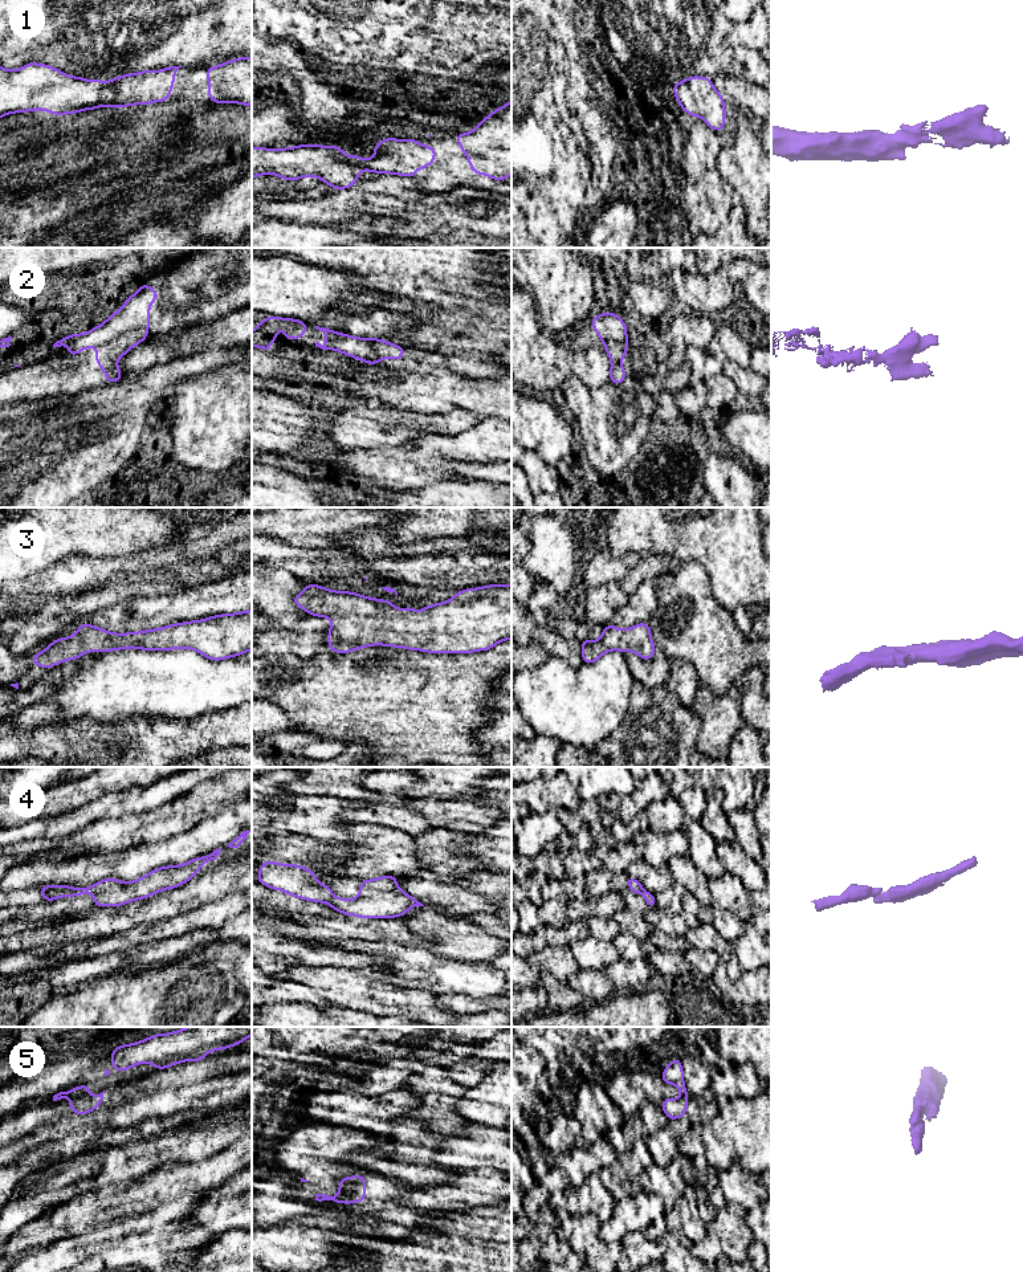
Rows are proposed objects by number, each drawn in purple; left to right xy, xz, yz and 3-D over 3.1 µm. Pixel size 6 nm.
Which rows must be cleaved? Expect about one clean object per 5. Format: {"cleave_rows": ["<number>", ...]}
{"cleave_rows": ["2", "4", "5"]}

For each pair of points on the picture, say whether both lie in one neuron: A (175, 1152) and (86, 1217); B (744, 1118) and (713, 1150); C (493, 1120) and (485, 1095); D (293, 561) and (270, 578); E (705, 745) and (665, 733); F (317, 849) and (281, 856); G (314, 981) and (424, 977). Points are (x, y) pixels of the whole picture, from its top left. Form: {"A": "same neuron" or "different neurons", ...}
{"A": "different neurons", "B": "same neuron", "C": "same neuron", "D": "different neurons", "E": "different neurons", "F": "same neuron", "G": "different neurons"}

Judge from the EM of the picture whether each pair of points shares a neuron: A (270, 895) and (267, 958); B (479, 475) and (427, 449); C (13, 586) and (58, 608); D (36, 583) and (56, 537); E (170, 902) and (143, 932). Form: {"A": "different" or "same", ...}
{"A": "different", "B": "different", "C": "different", "D": "different", "E": "different"}

